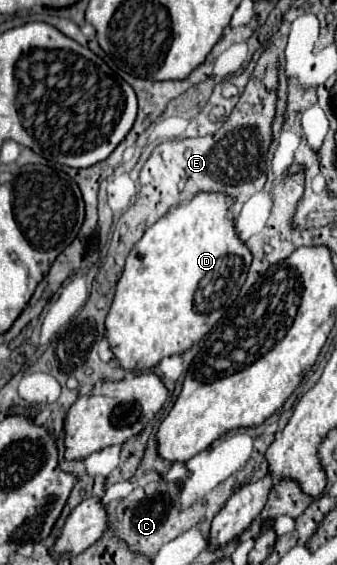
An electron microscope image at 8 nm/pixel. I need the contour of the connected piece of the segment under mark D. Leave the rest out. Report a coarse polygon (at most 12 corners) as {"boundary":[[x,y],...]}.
{"boundary":[[201,192],[133,246],[105,320],[121,368],[183,354],[251,252]]}

